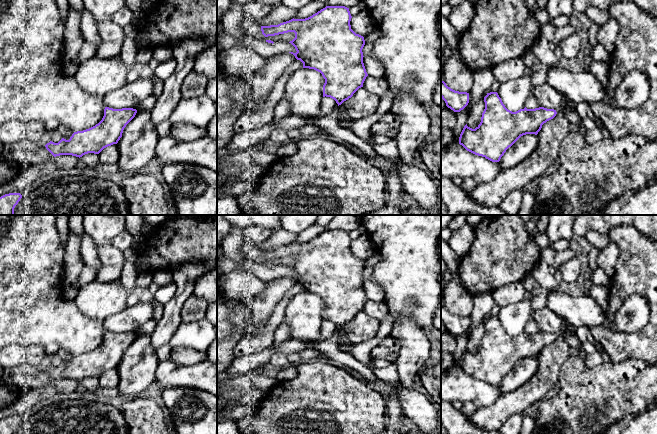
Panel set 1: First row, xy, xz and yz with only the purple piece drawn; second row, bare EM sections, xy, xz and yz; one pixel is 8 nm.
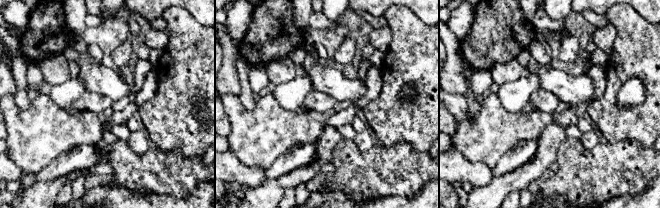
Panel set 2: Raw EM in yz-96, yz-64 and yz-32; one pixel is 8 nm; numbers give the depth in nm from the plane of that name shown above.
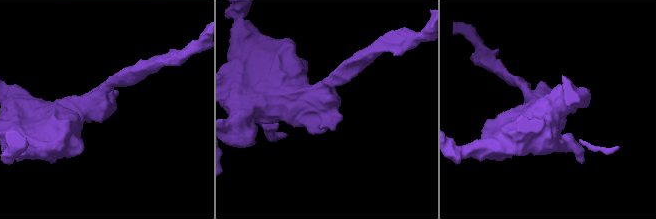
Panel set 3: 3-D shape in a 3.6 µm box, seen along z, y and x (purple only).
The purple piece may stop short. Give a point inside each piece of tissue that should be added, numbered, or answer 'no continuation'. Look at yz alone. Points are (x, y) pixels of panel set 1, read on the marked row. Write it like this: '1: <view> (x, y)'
no continuation

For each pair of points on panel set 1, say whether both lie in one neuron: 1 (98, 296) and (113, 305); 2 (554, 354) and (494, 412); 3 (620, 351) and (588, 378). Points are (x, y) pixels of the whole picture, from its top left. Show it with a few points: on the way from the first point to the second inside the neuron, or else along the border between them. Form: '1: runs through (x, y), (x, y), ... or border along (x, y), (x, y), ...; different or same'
1: runs through (102, 299), (109, 301); same
2: runs through (548, 372), (524, 397), (512, 403); same
3: border along (632, 358), (619, 362), (609, 361); different

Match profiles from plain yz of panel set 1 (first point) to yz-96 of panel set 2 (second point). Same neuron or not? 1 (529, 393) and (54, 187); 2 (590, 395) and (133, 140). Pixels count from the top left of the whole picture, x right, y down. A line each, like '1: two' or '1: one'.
1: one
2: two

